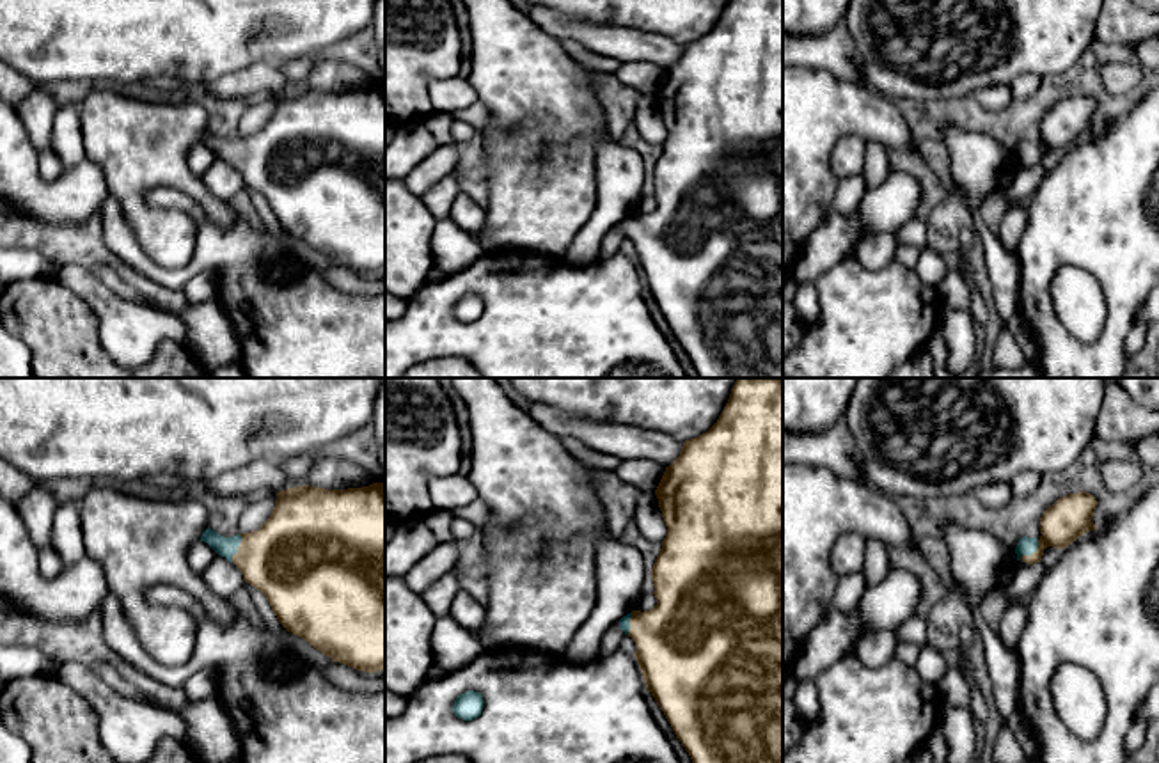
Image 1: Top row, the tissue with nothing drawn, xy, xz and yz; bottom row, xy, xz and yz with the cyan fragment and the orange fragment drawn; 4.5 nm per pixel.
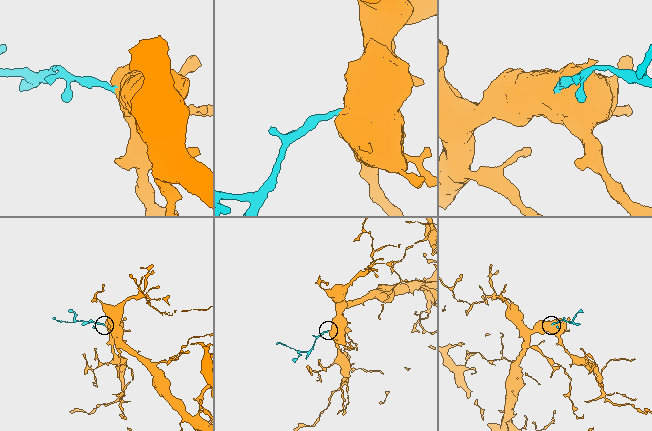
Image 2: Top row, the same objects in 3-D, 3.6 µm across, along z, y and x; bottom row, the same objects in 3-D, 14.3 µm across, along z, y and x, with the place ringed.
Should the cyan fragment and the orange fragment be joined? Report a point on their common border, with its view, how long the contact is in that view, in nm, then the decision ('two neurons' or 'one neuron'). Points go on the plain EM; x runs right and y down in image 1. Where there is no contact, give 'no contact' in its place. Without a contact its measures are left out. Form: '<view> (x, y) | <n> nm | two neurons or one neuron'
yz (1030, 157) | 130 nm | one neuron

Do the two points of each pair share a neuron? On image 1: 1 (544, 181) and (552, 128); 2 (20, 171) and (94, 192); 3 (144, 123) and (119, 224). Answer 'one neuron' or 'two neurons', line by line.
1: one neuron
2: one neuron
3: two neurons

